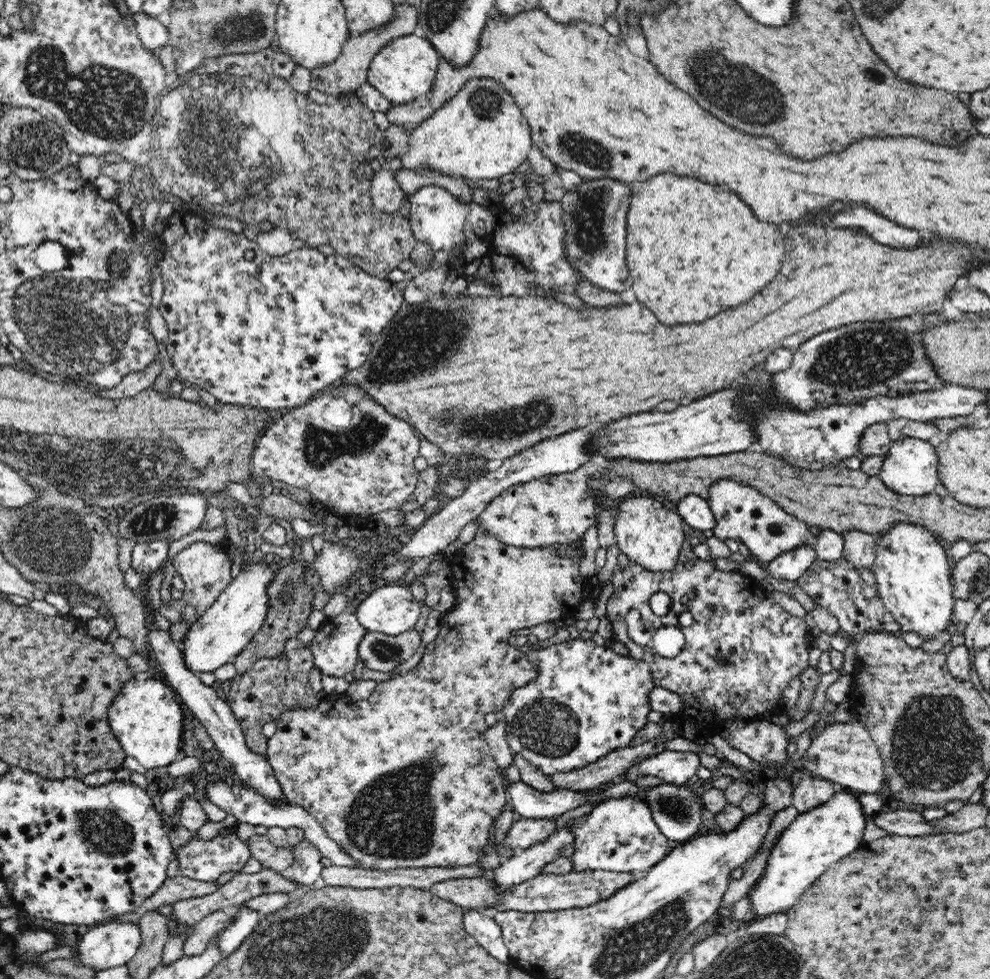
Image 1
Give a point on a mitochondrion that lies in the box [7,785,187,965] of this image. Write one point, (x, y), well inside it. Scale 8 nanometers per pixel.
(102, 830)

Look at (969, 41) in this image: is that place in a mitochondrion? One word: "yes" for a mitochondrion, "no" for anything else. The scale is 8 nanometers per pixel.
no

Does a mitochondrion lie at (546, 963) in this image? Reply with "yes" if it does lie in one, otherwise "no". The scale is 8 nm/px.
no

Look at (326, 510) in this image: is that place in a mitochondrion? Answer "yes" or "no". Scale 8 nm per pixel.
no

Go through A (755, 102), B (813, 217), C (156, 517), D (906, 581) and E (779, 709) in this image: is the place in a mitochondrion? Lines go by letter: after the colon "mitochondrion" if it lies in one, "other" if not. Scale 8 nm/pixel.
A: mitochondrion
B: other
C: mitochondrion
D: other
E: other

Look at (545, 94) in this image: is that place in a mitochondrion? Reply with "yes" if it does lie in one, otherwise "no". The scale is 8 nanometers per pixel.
no

